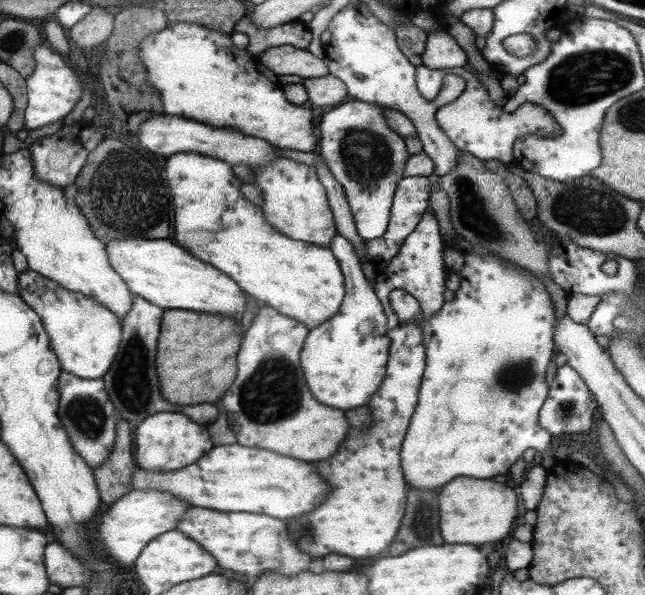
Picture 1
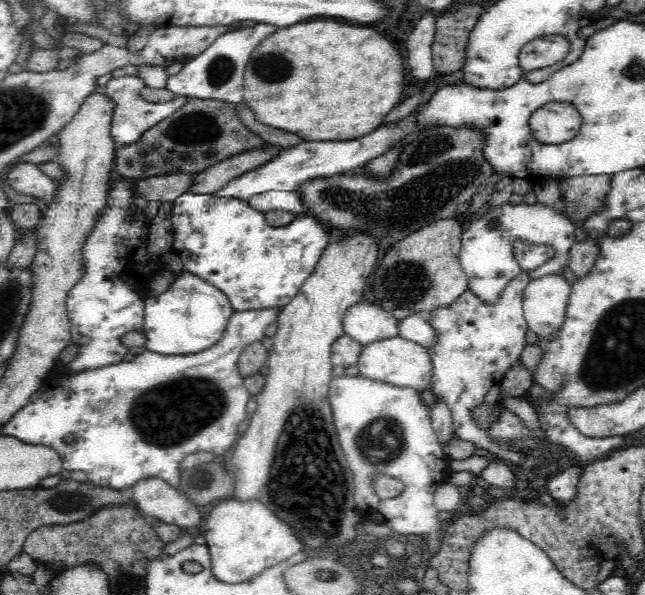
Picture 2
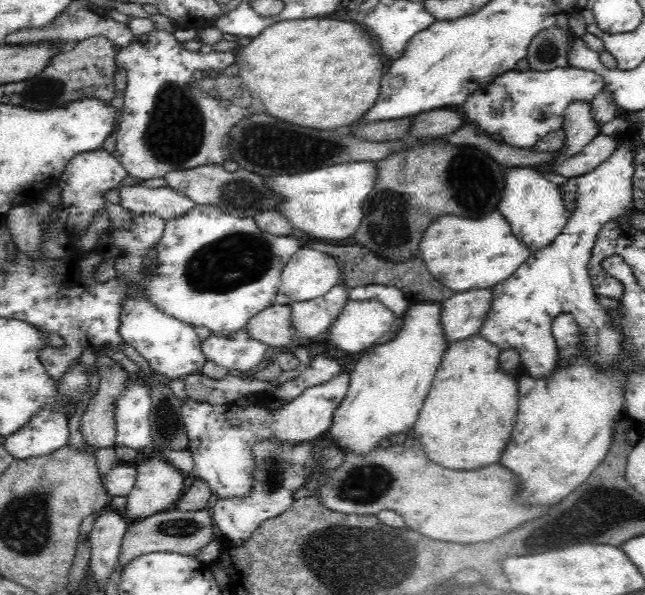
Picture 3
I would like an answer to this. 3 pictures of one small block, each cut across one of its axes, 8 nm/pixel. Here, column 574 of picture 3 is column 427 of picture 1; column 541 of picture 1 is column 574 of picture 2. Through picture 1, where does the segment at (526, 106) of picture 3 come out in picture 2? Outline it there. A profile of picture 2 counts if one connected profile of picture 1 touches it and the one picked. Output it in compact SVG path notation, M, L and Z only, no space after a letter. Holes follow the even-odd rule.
M548 104L530 120L532 136L542 144L564 144L578 136L582 128L580 112L566 104Z

